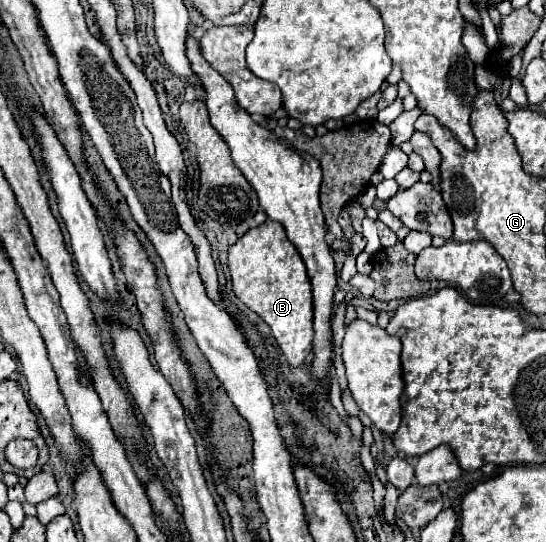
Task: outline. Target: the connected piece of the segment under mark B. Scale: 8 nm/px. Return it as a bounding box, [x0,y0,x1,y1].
[229,221,313,367]

